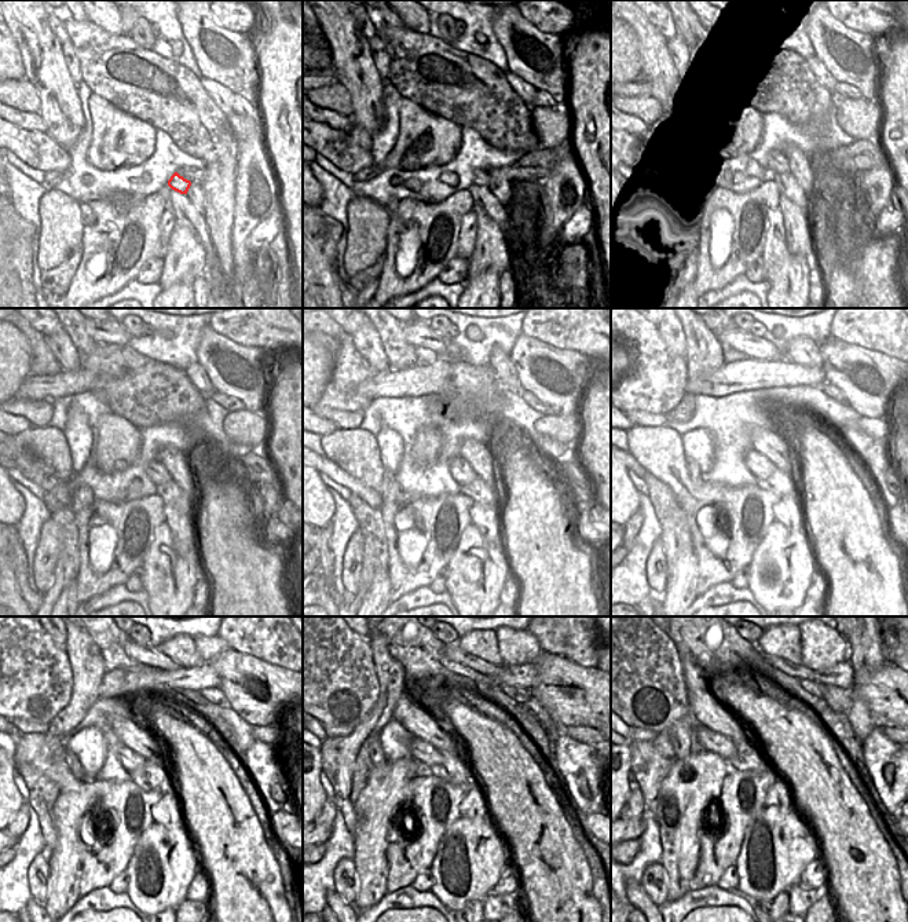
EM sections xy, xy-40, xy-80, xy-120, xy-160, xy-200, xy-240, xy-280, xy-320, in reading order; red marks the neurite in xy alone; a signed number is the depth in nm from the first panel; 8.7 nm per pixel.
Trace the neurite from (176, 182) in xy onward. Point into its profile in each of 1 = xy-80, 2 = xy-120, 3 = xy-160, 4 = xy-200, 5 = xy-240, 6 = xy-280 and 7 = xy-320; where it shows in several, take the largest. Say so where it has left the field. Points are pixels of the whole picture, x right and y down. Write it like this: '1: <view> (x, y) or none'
1: xy-80 (776, 161)
2: xy-120 (156, 471)
3: xy-160 (462, 474)
4: xy-200 (760, 465)
5: xy-240 (130, 760)
6: xy-280 (420, 750)
7: xy-320 (711, 741)

